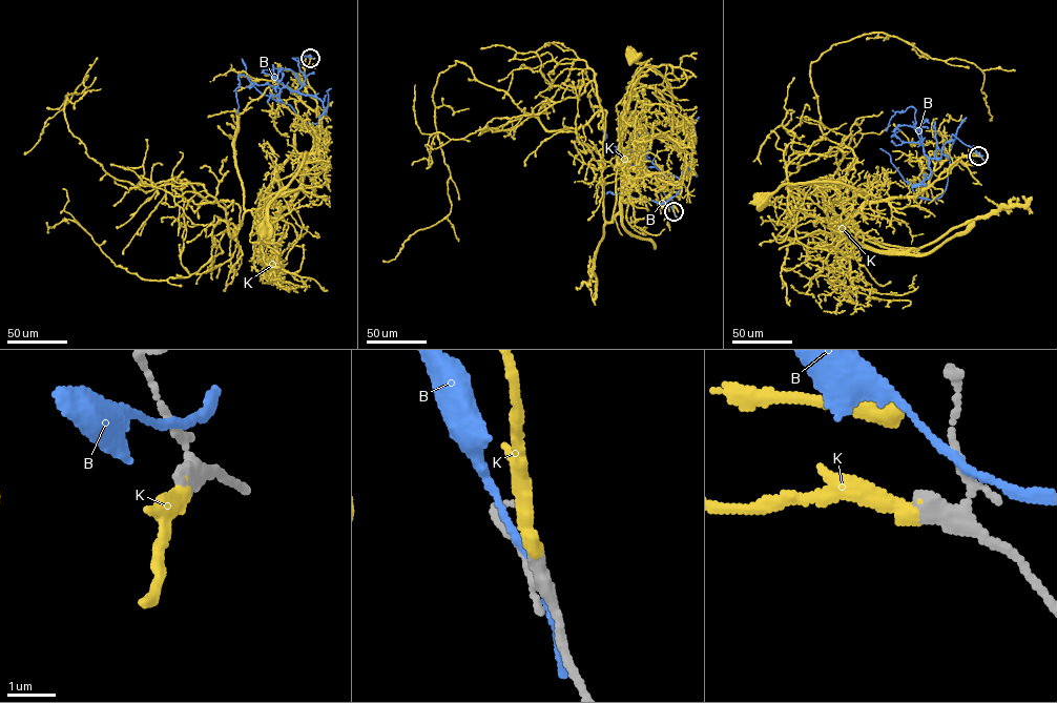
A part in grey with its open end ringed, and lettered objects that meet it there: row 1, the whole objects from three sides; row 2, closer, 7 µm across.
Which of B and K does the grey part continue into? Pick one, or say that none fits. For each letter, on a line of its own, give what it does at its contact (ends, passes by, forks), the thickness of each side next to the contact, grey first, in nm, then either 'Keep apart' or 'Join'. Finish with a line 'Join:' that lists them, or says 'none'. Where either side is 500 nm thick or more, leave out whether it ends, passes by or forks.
B: It passes by. Thickness 130 nm (grey) against 150 nm. Keep apart
K: It ends there. Thickness 300 nm (grey) against 320 nm. Join
Join: K

